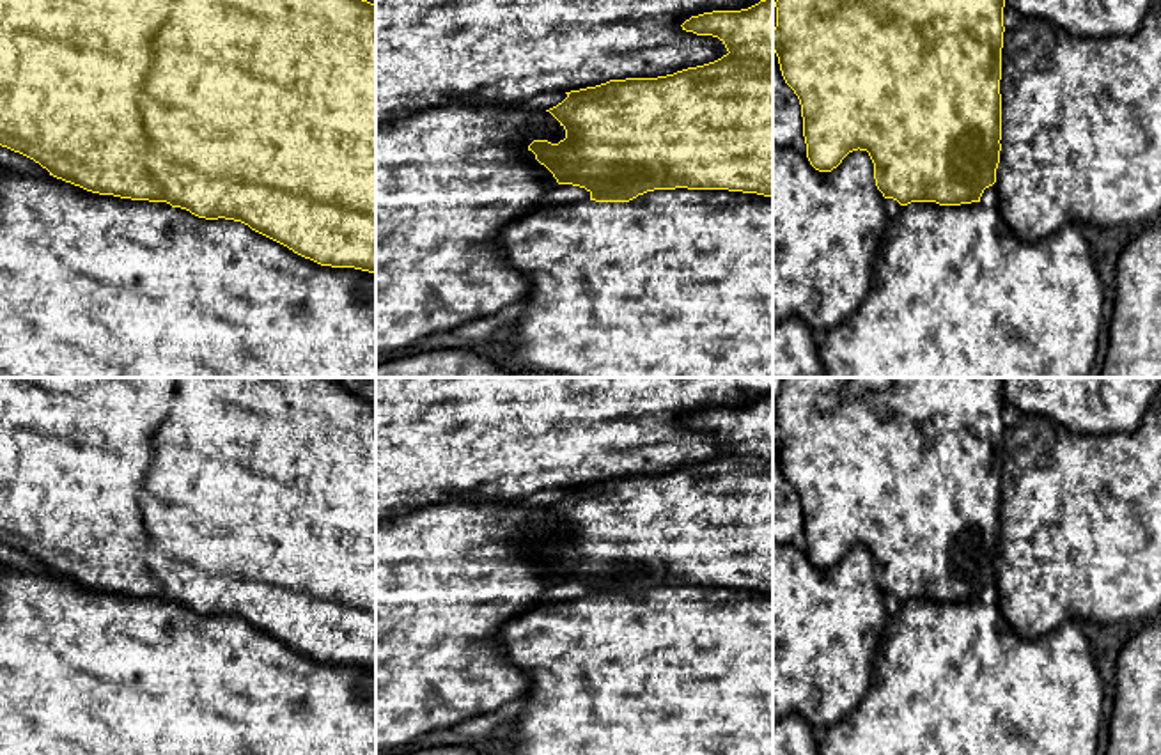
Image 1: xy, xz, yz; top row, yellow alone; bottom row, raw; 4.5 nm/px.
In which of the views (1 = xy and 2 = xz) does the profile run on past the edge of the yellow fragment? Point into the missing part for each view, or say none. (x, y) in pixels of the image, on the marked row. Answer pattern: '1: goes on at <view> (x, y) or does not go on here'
1: does not go on here
2: does not go on here

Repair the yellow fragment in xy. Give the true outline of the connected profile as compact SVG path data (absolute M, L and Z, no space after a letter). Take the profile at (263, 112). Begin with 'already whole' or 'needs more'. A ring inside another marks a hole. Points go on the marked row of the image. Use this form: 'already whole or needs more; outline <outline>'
already whole; outline M0 0L0 145L87 191L167 202L206 220L241 222L321 266L355 268L376 275L376 4L367 0Z

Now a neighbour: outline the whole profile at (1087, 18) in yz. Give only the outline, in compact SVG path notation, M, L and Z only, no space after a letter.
M1005 0L1023 16L1055 23L1071 35L1134 35L1152 0Z

